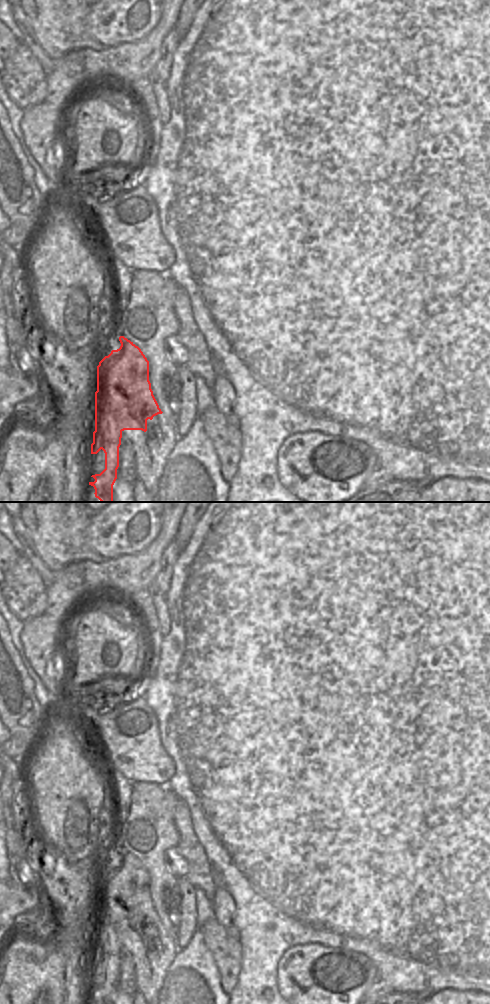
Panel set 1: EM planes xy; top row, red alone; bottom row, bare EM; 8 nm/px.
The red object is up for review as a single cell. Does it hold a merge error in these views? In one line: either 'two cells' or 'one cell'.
two cells

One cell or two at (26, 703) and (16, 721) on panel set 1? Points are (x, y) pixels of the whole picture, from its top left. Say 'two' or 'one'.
one

